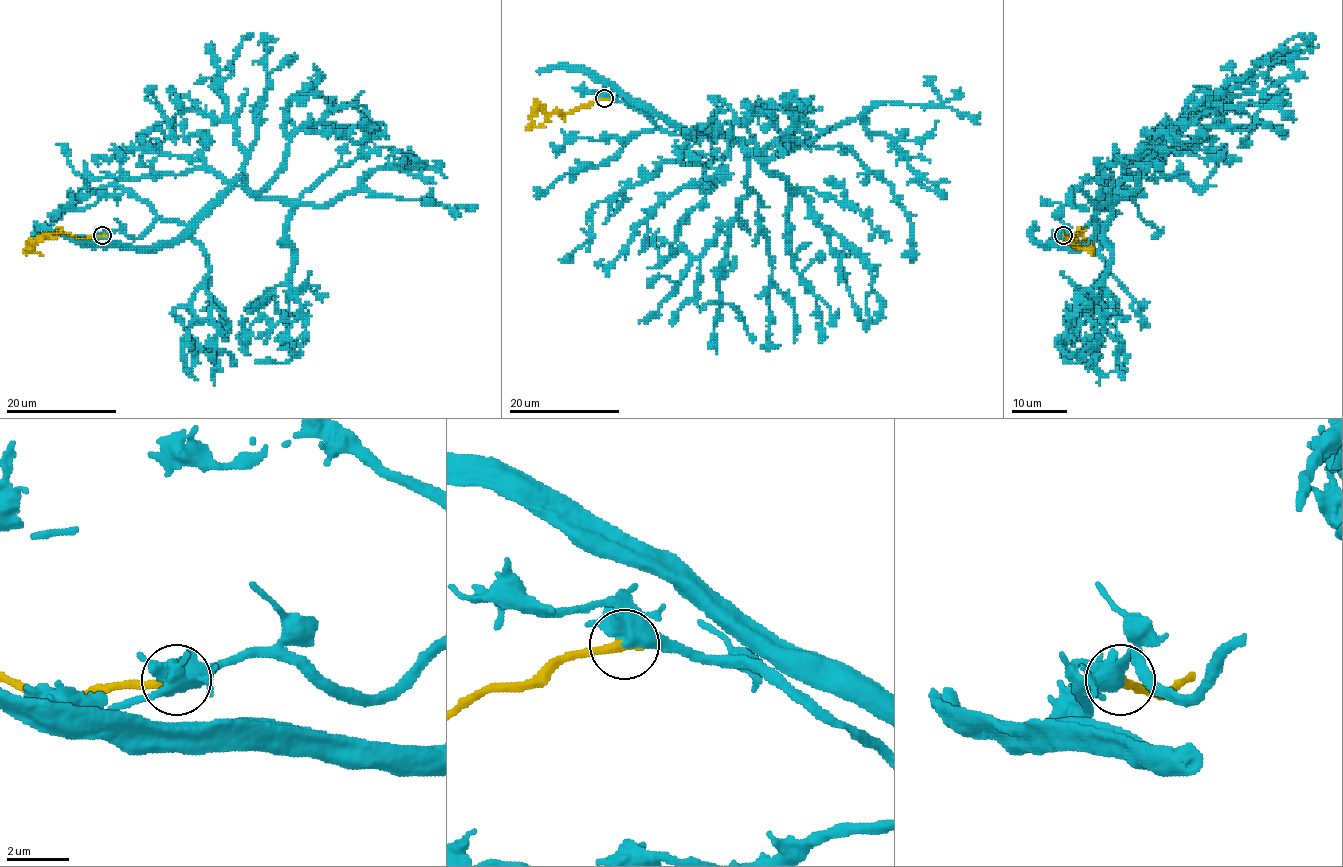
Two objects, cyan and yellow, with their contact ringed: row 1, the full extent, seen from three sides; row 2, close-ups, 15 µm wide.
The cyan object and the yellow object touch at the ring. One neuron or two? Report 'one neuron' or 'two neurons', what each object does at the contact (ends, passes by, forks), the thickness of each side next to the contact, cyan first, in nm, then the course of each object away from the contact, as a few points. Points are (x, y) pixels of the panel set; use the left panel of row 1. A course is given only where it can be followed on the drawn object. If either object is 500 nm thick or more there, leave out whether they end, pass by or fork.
one neuron; cyan forks there; yellow ends there; 480 nm thick on the cyan side, 280 nm on the other; cyan runs (101, 235), (191, 226), (240, 179), (259, 193), (302, 128), (370, 130), (366, 107), (361, 121); yellow runs (101, 235), (85, 238), (64, 233), (43, 235), (29, 247), (42, 254)

